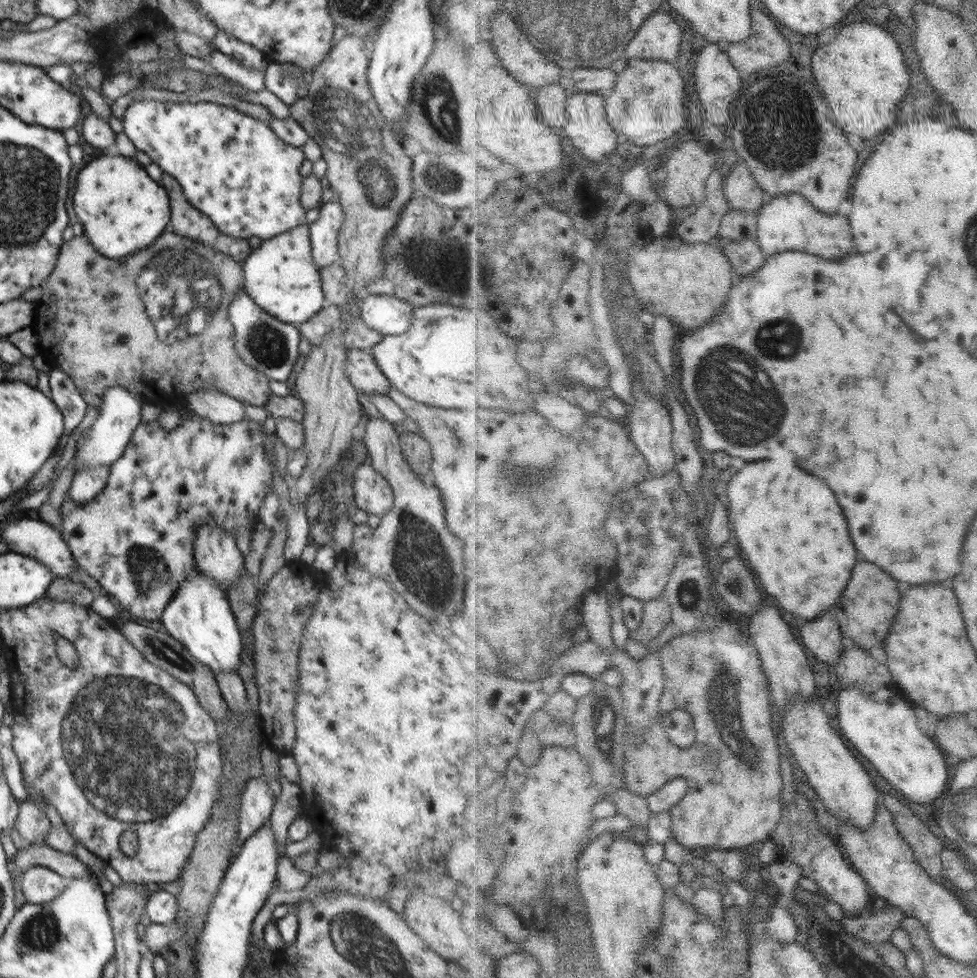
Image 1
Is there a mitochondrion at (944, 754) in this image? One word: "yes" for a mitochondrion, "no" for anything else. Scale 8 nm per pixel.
no

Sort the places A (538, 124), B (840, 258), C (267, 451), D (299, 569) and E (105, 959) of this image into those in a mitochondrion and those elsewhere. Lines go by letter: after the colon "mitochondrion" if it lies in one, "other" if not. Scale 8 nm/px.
A: other
B: other
C: other
D: other
E: other

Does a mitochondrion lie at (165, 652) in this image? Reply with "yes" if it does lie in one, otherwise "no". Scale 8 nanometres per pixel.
yes

